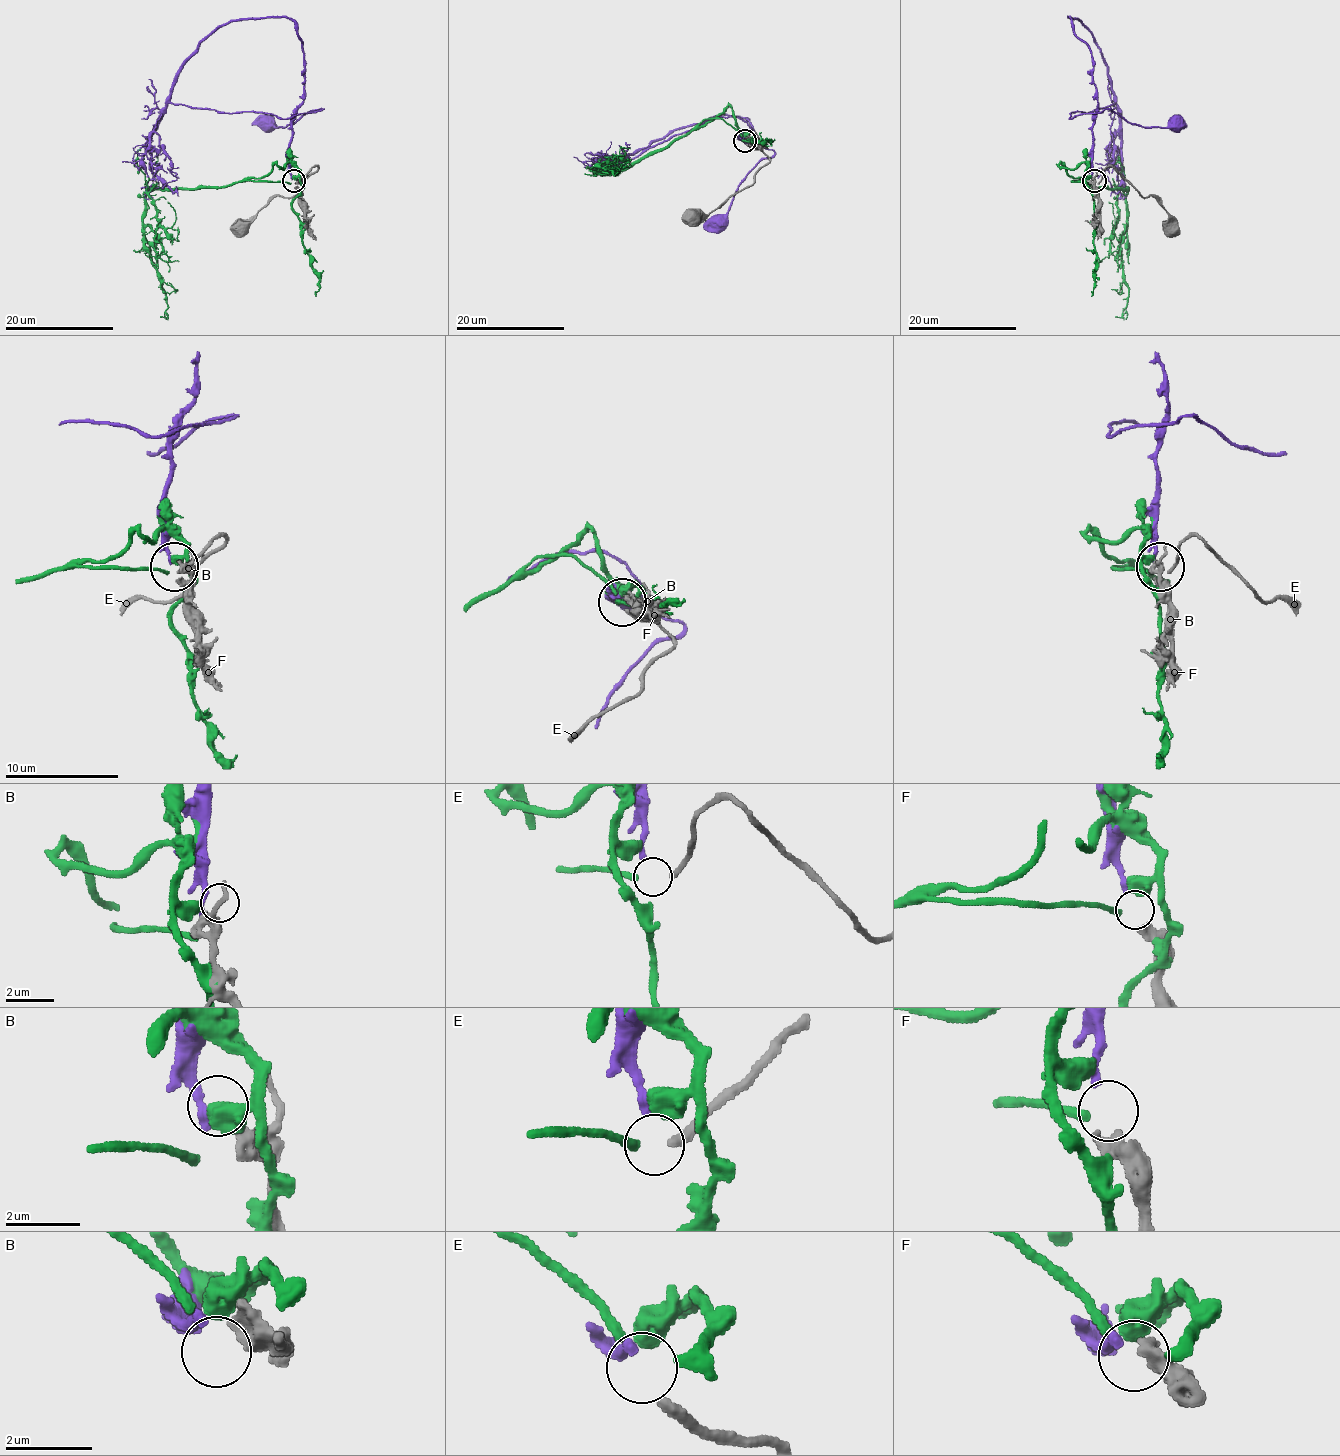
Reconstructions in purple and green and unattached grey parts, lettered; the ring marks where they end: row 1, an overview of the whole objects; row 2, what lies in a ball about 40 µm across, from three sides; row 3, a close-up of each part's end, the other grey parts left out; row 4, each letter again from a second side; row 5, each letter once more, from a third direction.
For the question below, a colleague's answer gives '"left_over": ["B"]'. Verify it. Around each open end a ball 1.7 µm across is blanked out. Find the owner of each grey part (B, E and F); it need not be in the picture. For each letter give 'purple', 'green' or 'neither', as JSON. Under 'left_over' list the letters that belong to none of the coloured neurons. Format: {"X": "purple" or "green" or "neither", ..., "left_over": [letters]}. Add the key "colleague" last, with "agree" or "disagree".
{"B": "neither", "E": "green", "F": "purple", "left_over": ["B"], "colleague": "agree"}

